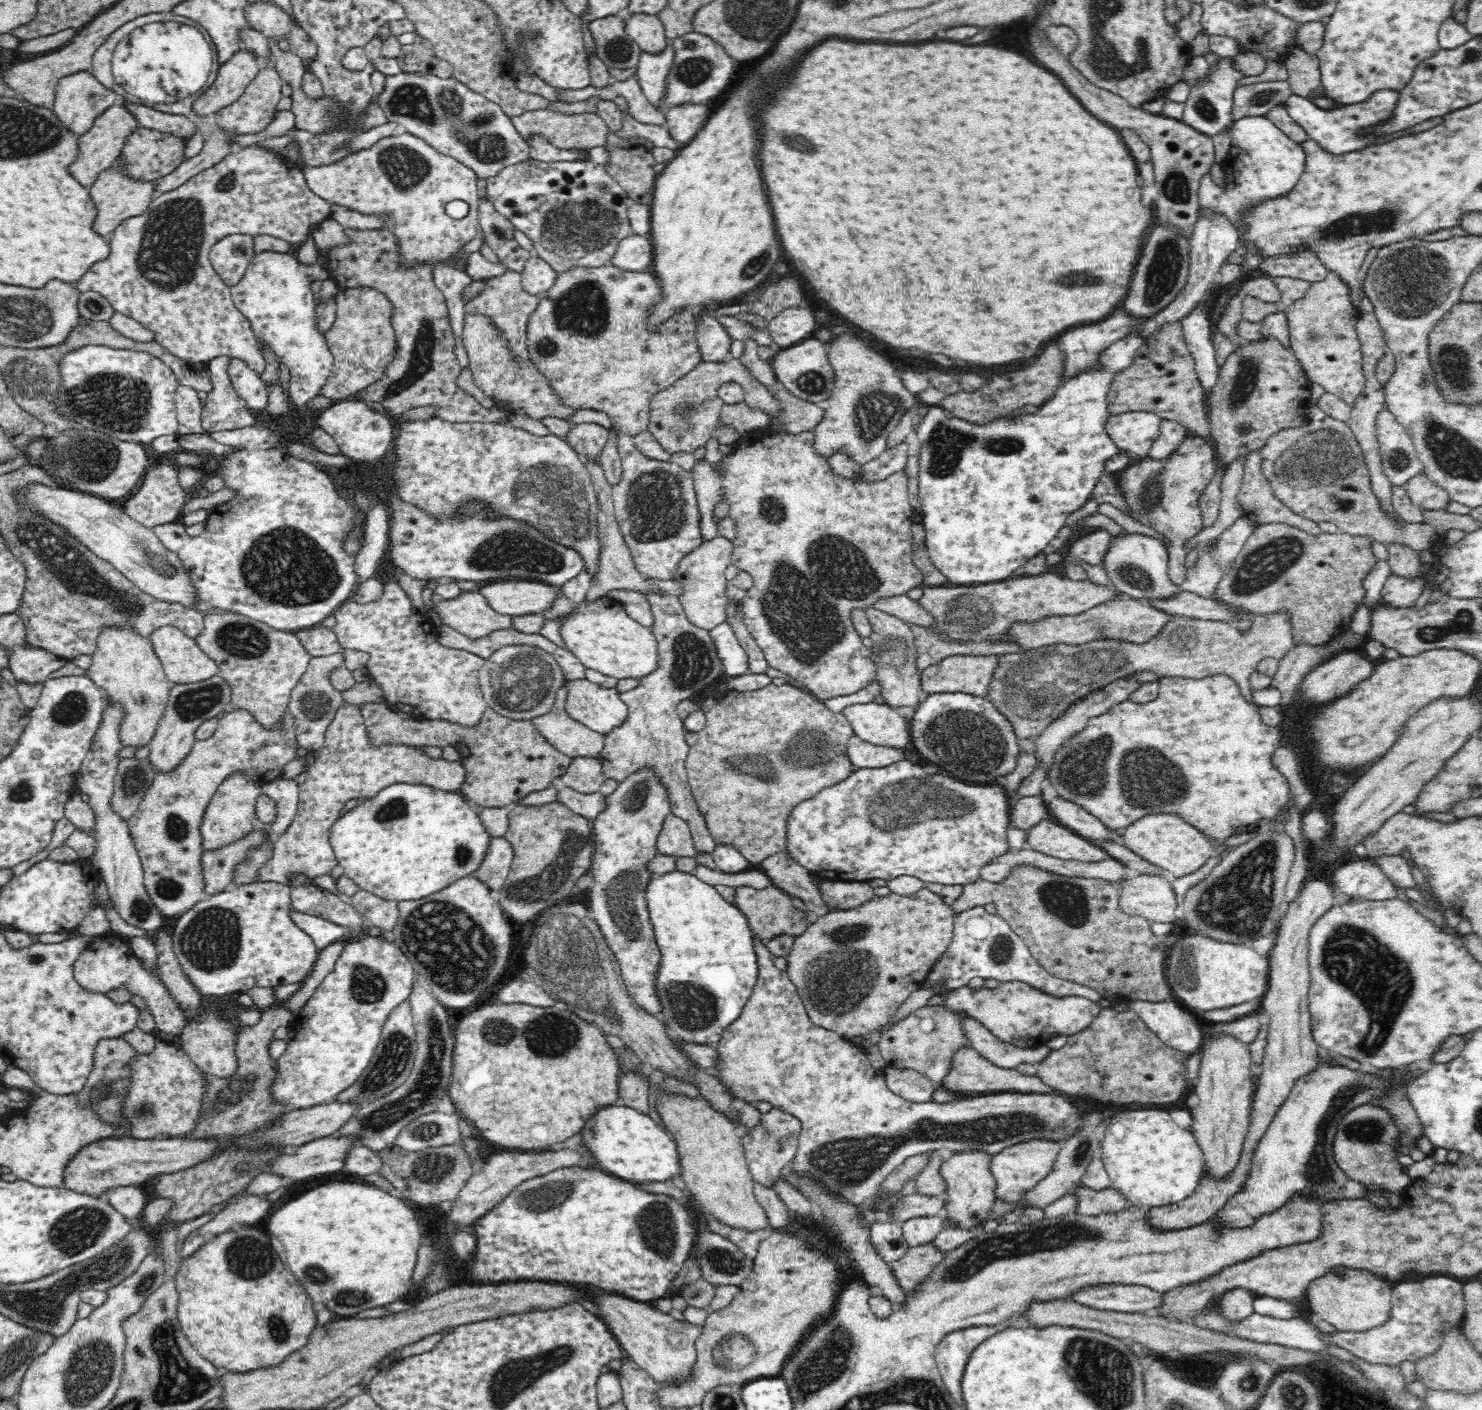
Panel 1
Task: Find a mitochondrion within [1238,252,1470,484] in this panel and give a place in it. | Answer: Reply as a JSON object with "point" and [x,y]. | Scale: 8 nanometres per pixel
{"point":[1399,460]}

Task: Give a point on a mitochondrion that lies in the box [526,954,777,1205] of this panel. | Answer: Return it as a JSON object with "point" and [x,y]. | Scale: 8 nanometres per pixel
{"point":[691,1007]}

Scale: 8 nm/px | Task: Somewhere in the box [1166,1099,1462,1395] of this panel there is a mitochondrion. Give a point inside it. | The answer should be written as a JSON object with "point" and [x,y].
{"point":[1365,1130]}

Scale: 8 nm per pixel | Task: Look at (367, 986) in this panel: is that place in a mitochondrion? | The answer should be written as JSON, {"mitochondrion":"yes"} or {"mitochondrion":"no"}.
{"mitochondrion":"yes"}

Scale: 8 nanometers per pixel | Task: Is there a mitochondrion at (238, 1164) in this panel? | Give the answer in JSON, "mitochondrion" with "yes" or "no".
{"mitochondrion":"yes"}

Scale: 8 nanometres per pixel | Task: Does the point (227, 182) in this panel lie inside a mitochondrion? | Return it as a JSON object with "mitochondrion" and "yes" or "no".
{"mitochondrion":"yes"}

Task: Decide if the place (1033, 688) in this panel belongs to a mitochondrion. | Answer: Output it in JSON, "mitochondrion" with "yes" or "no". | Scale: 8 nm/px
{"mitochondrion":"yes"}

